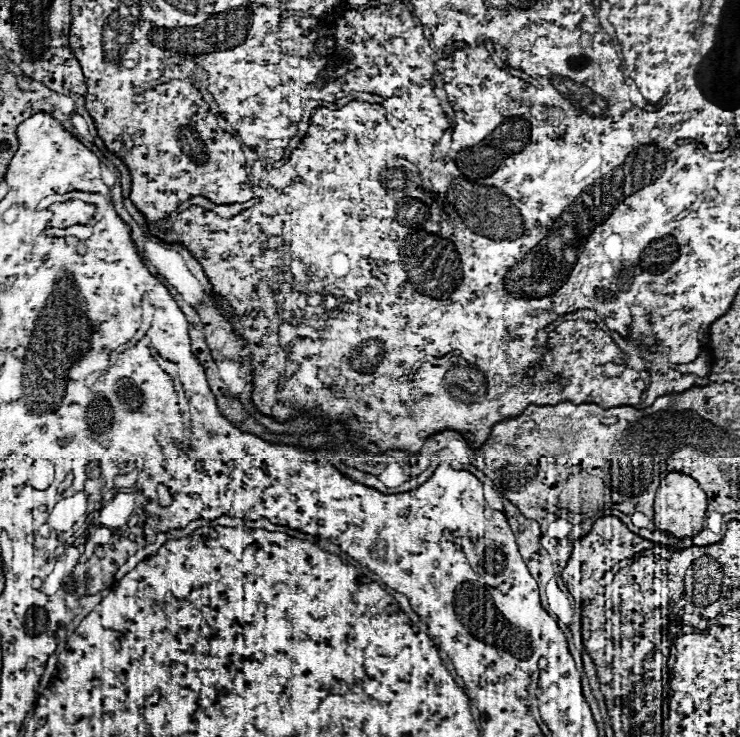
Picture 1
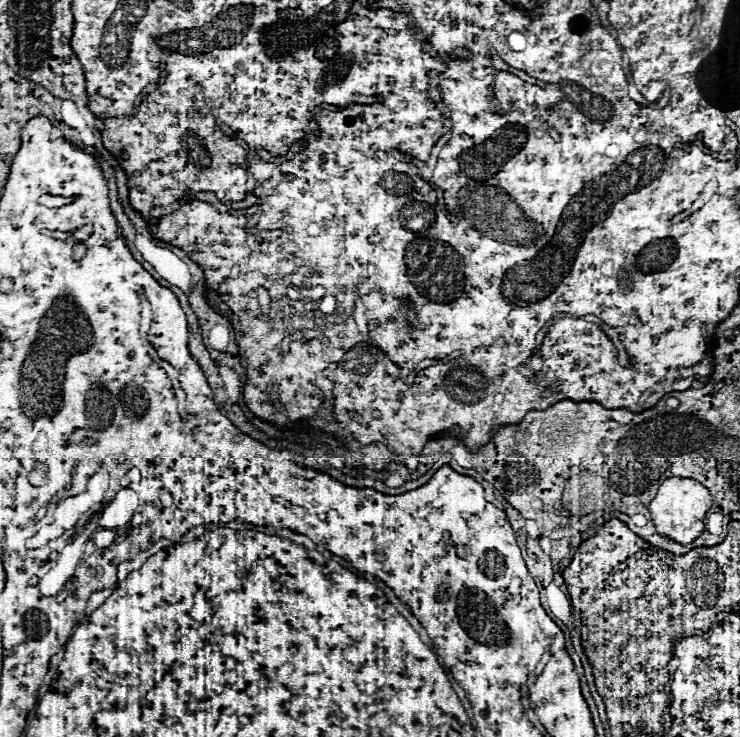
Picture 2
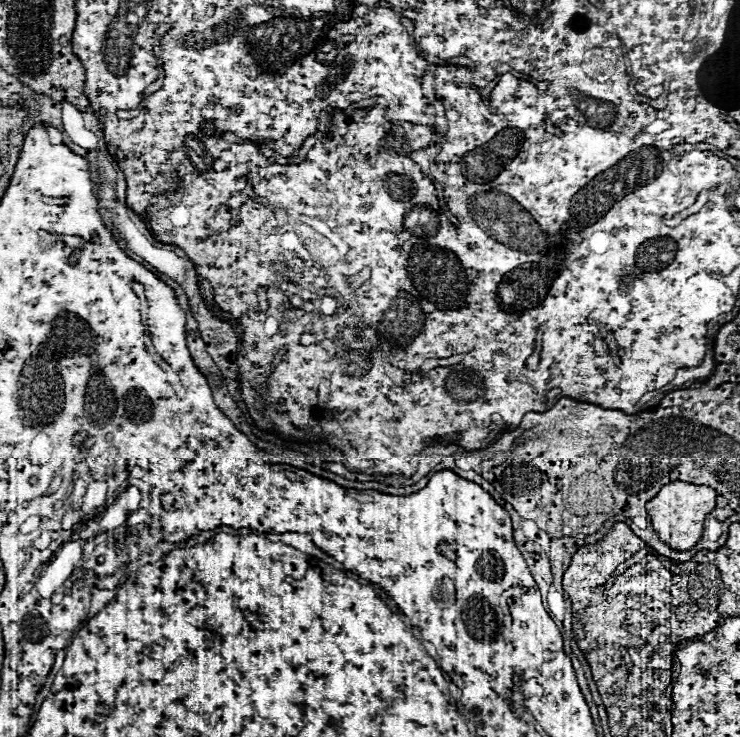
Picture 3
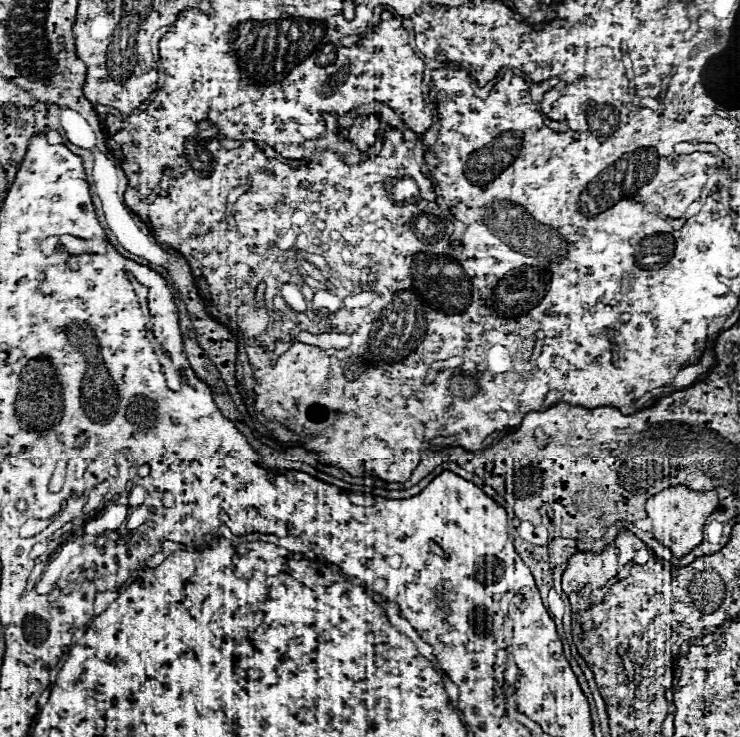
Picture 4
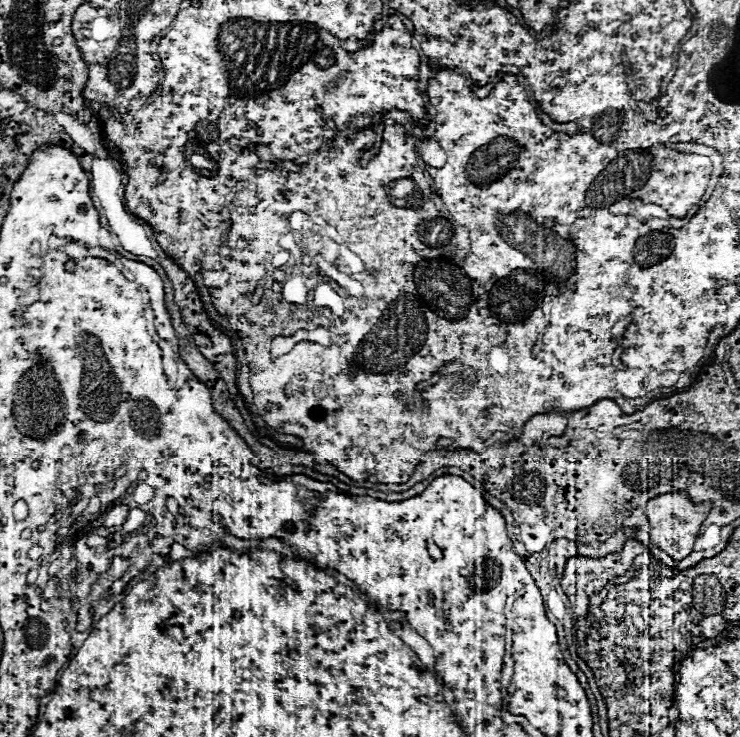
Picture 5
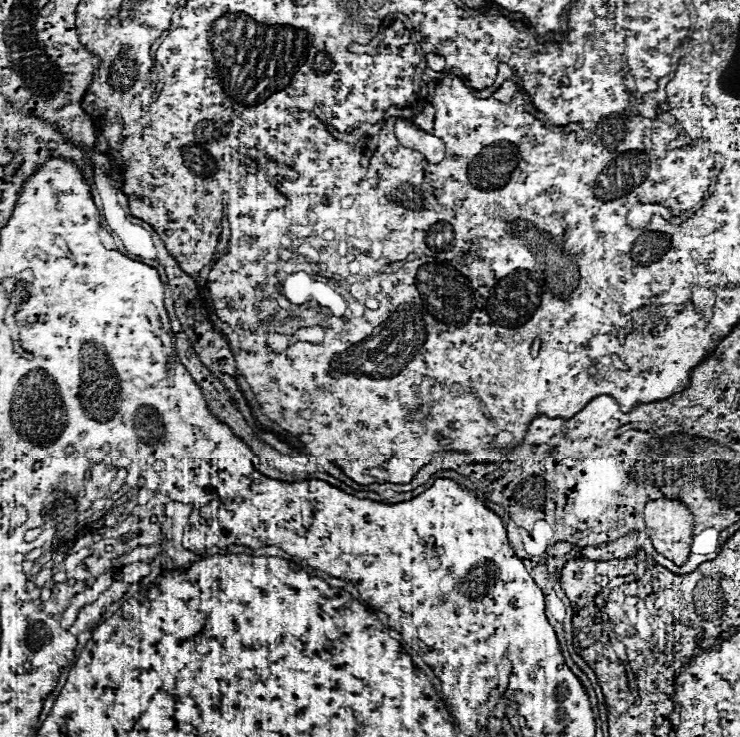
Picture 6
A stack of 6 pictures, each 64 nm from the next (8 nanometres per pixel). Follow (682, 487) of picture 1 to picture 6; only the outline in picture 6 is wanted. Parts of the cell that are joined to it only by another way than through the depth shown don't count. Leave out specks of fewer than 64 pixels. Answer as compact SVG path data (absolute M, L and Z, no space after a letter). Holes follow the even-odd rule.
M650 500L644 508L644 522L658 554L684 566L692 546L692 514L680 500Z

